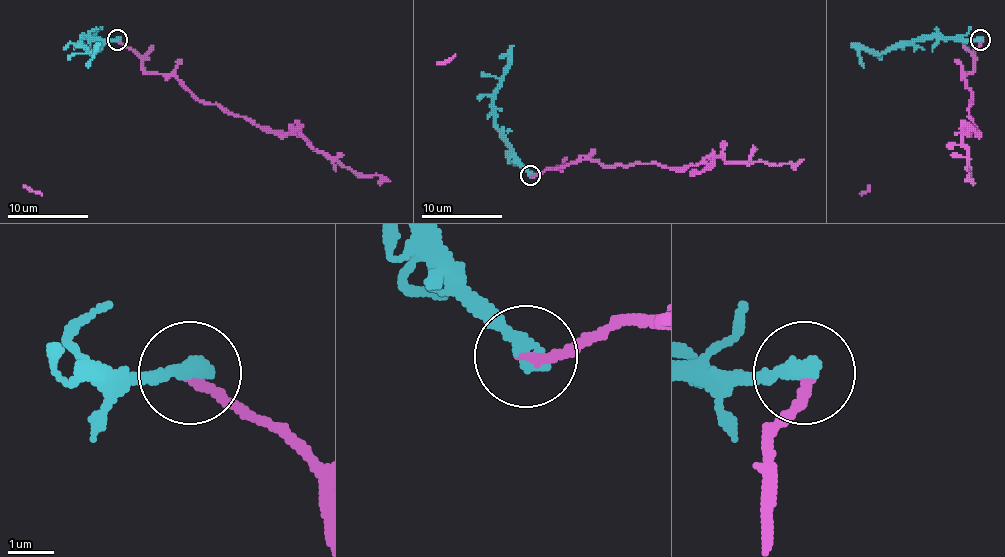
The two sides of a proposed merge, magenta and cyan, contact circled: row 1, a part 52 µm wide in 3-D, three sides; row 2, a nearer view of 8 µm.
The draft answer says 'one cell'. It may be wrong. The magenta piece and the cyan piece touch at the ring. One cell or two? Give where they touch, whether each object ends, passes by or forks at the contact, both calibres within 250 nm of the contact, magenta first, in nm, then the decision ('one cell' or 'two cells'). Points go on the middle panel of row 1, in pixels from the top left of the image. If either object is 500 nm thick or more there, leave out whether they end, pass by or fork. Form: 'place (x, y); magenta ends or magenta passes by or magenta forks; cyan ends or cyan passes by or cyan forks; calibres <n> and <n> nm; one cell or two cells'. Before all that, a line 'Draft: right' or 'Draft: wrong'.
Draft: wrong
place (530, 175); magenta ends; cyan ends; calibres 180 and 440 nm; two cells

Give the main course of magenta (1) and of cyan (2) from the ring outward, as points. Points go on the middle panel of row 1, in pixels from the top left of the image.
1: (530, 175), (587, 159), (613, 165), (660, 163), (670, 167), (708, 163), (716, 157), (771, 165), (803, 159)
2: (530, 175), (495, 123), (493, 94), (506, 74), (510, 56), (501, 58)

